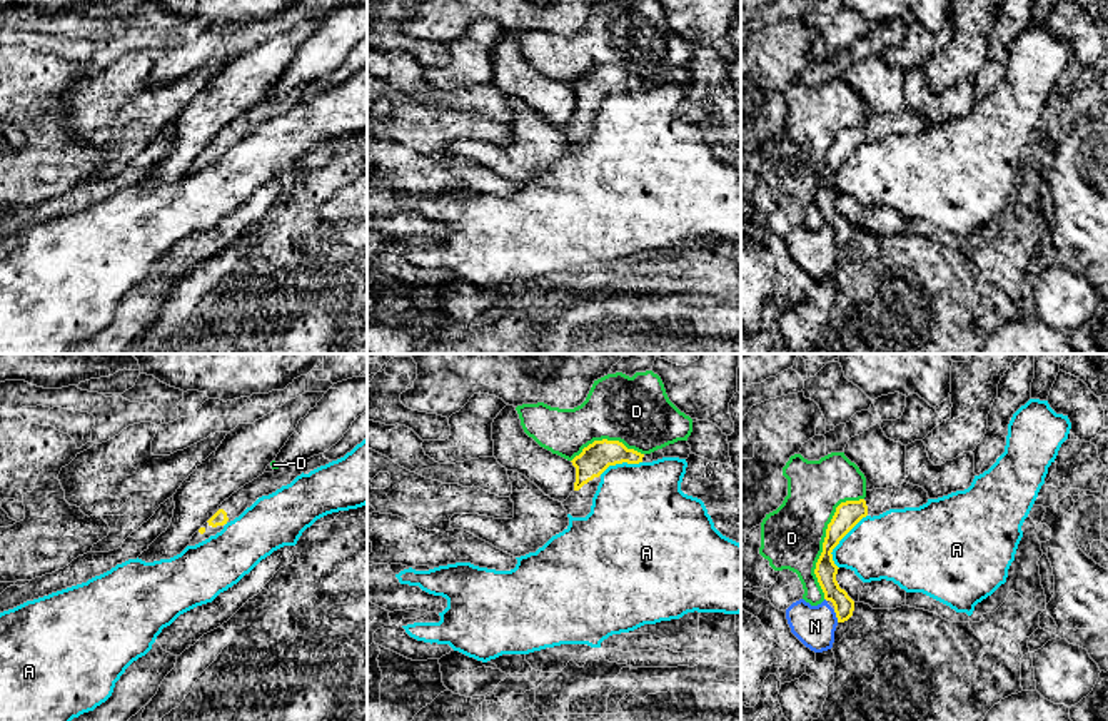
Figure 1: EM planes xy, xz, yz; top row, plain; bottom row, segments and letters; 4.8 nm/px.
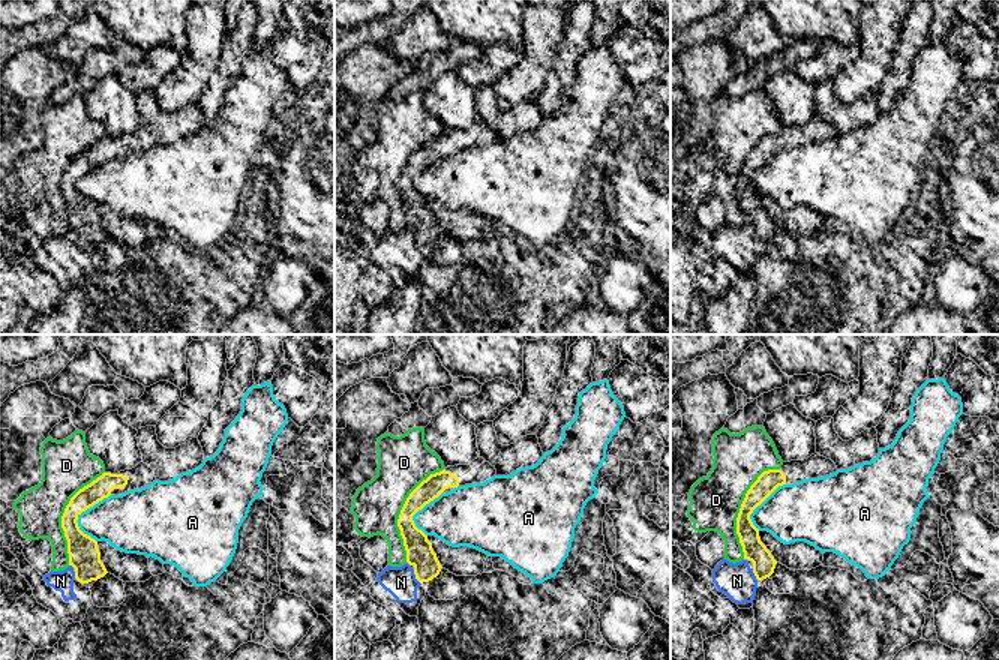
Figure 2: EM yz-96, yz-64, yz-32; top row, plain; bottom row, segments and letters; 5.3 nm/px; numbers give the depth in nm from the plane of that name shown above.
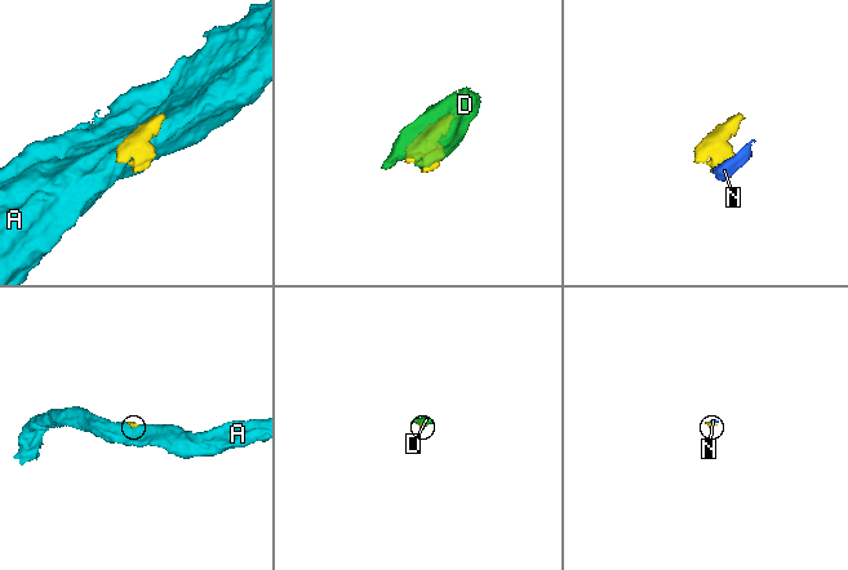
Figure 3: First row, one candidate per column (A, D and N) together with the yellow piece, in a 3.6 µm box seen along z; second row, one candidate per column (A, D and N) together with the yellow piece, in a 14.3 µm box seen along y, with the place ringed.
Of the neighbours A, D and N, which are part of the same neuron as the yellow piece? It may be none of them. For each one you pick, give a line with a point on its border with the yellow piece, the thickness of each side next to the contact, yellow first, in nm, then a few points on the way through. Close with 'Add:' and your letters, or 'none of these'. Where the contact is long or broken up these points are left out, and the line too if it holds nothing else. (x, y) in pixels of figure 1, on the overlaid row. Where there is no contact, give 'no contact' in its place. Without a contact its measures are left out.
Add: none of these

